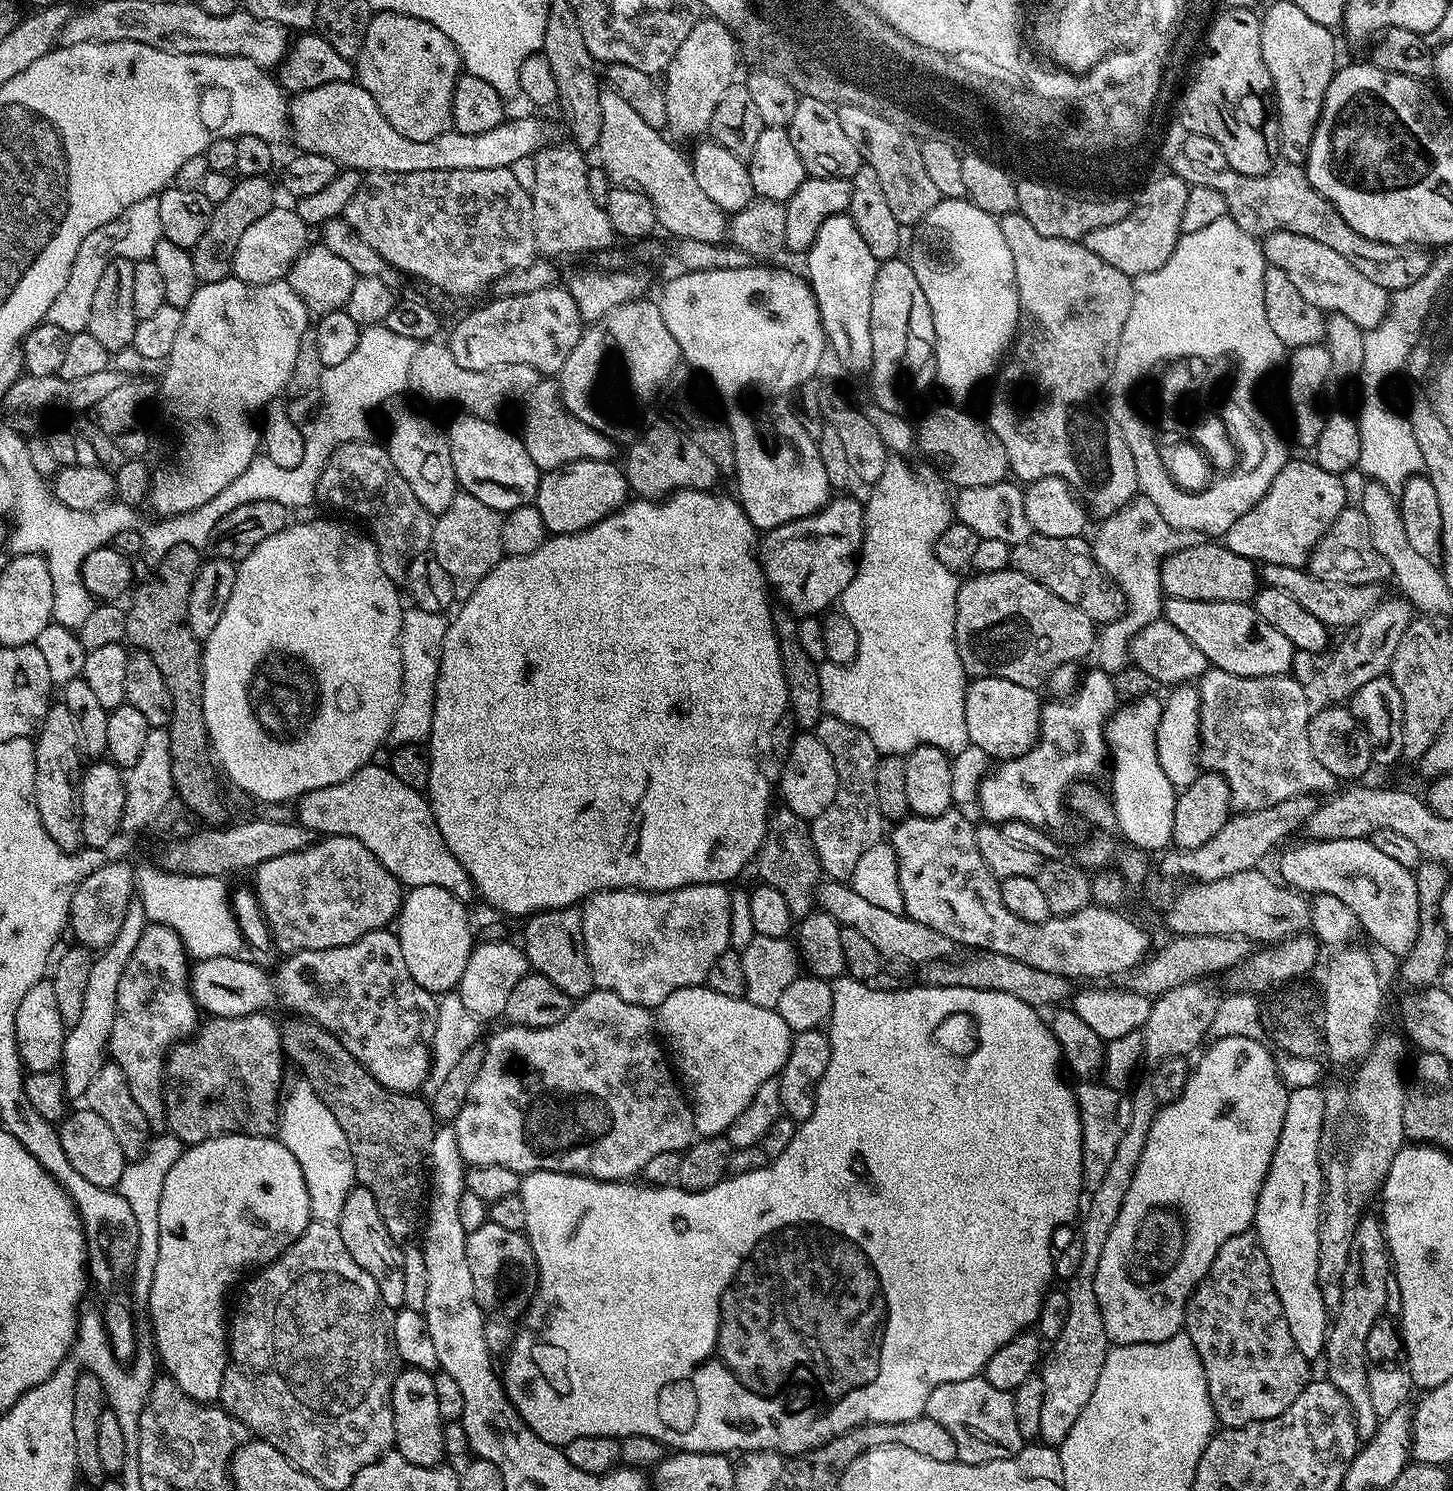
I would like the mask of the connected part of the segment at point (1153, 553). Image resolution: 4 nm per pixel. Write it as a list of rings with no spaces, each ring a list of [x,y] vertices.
[[[1137,495],[1126,506],[1118,508],[1113,515],[1105,517],[1094,536],[1091,539],[1092,553],[1100,568],[1107,574],[1109,580],[1113,580],[1120,588],[1124,596],[1125,609],[1116,620],[1103,625],[1097,635],[1097,643],[1094,649],[1094,658],[1098,660],[1097,667],[1108,675],[1117,675],[1130,660],[1131,641],[1145,626],[1157,620],[1163,613],[1164,595],[1161,590],[1161,563],[1166,557],[1172,556],[1180,549],[1188,549],[1190,546],[1203,543],[1204,537],[1194,530],[1178,530],[1166,522],[1166,518],[1155,509],[1154,502],[1145,496]]]

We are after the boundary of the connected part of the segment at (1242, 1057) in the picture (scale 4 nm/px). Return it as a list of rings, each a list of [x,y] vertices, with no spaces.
[[[1222,1037],[1209,1044],[1212,1045],[1209,1046],[1208,1053],[1191,1069],[1180,1097],[1171,1104],[1163,1105],[1157,1111],[1154,1122],[1150,1126],[1150,1134],[1146,1138],[1146,1150],[1142,1150],[1142,1158],[1138,1158],[1138,1170],[1134,1174],[1134,1182],[1130,1182],[1130,1190],[1126,1190],[1122,1210],[1118,1210],[1118,1219],[1110,1229],[1110,1238],[1106,1238],[1102,1259],[1098,1261],[1094,1290],[1098,1294],[1098,1306],[1102,1314],[1102,1322],[1106,1326],[1106,1334],[1113,1345],[1153,1344],[1166,1342],[1166,1338],[1177,1336],[1184,1327],[1184,1311],[1188,1300],[1192,1297],[1193,1290],[1200,1285],[1200,1279],[1210,1270],[1222,1242],[1234,1238],[1234,1234],[1249,1231],[1256,1218],[1262,1182],[1266,1182],[1272,1155],[1278,1146],[1278,1134],[1282,1134],[1282,1118],[1286,1118],[1286,1102],[1290,1089],[1281,1079],[1277,1057],[1274,1058],[1268,1053],[1265,1043],[1246,1037]]]

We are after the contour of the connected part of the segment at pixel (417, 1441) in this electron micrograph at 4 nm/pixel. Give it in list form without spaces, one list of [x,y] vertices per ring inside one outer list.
[[[401,1367],[396,1373],[396,1381],[392,1387],[392,1413],[394,1414],[394,1448],[406,1462],[414,1462],[414,1466],[437,1467],[440,1459],[445,1459],[444,1426],[442,1414],[438,1414],[438,1394],[434,1391],[434,1375],[417,1368]]]

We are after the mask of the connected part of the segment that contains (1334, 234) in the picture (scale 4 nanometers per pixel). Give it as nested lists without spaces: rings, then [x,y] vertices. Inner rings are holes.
[[[1277,163],[1264,176],[1247,176],[1225,170],[1208,172],[1202,178],[1206,186],[1218,190],[1222,198],[1226,198],[1227,216],[1238,222],[1246,234],[1263,238],[1270,232],[1293,232],[1314,238],[1314,242],[1322,242],[1322,246],[1338,250],[1338,254],[1361,271],[1370,282],[1390,294],[1417,281],[1431,262],[1431,255],[1426,254],[1427,251],[1419,245],[1380,243],[1359,235],[1329,200],[1322,198],[1318,190],[1309,186],[1308,173],[1299,164]]]

